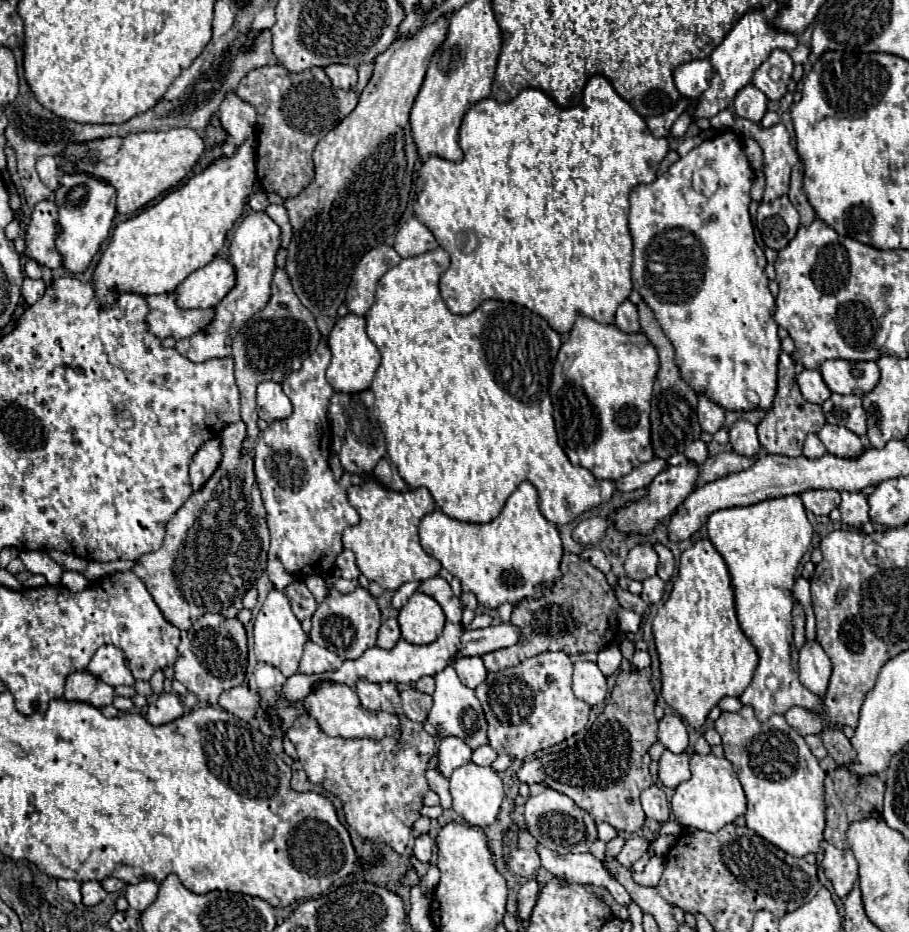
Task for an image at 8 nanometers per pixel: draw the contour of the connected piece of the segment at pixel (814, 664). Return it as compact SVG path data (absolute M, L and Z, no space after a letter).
M806 640L800 648L800 662L798 662L800 682L810 688L814 694L824 696L828 688L828 680L832 674L832 664L818 640Z

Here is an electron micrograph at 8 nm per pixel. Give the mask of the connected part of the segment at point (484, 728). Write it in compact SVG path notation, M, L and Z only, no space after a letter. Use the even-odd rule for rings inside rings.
M448 664L434 678L436 678L436 692L432 696L434 698L434 706L428 712L428 722L436 728L438 736L440 738L456 736L456 738L464 740L466 744L470 744L472 750L476 750L482 744L488 744L488 724L486 724L486 718L484 718L484 712L482 712L482 704L476 698L474 690L466 688L460 682L460 678L458 678L458 674L456 674L452 664ZM468 716L470 716L470 726L468 726ZM468 728L470 728L470 736L468 736Z

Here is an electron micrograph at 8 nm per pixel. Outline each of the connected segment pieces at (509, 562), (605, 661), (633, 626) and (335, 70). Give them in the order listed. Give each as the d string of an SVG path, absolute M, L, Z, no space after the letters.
M522 482L512 496L506 500L504 510L500 516L488 524L468 524L454 518L448 518L444 512L434 510L432 514L424 516L420 522L420 544L422 548L434 556L452 576L456 576L462 584L464 592L472 592L478 604L486 608L498 608L502 604L520 604L524 598L538 598L540 588L546 584L552 586L558 576L562 576L560 562L562 562L562 540L558 528L548 522L538 510L538 492L530 482Z
M610 644L608 648L604 648L602 652L598 652L598 668L604 676L612 676L614 672L618 672L618 666L620 666L620 660L622 660L622 654L618 650L616 644Z
M618 606L618 624L620 624L620 630L624 630L626 634L628 632L638 632L640 628L640 616L634 614L632 610L626 610L622 606Z
M332 64L326 68L326 74L328 78L332 80L332 84L336 88L342 88L342 90L352 90L356 86L356 68L352 66L342 66L342 64Z

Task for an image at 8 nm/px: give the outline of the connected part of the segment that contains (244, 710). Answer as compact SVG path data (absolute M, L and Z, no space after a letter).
M236 686L220 694L220 706L246 722L250 722L256 716L258 704L260 696L256 692L250 692L248 686Z

